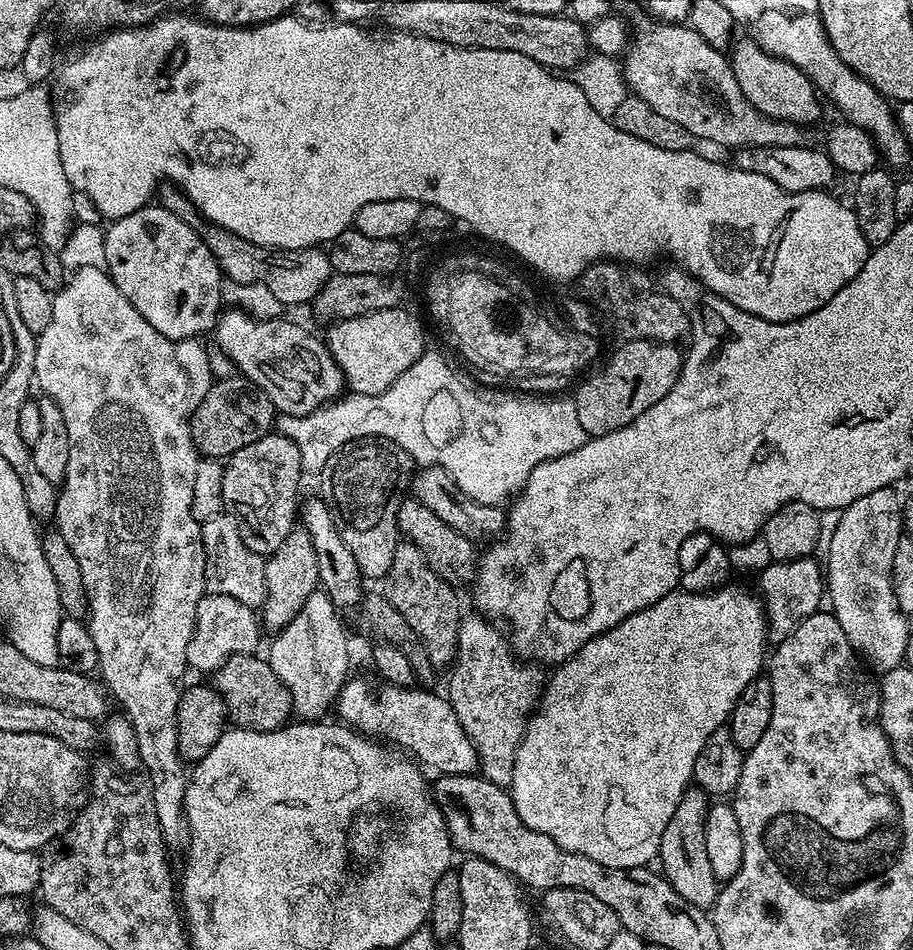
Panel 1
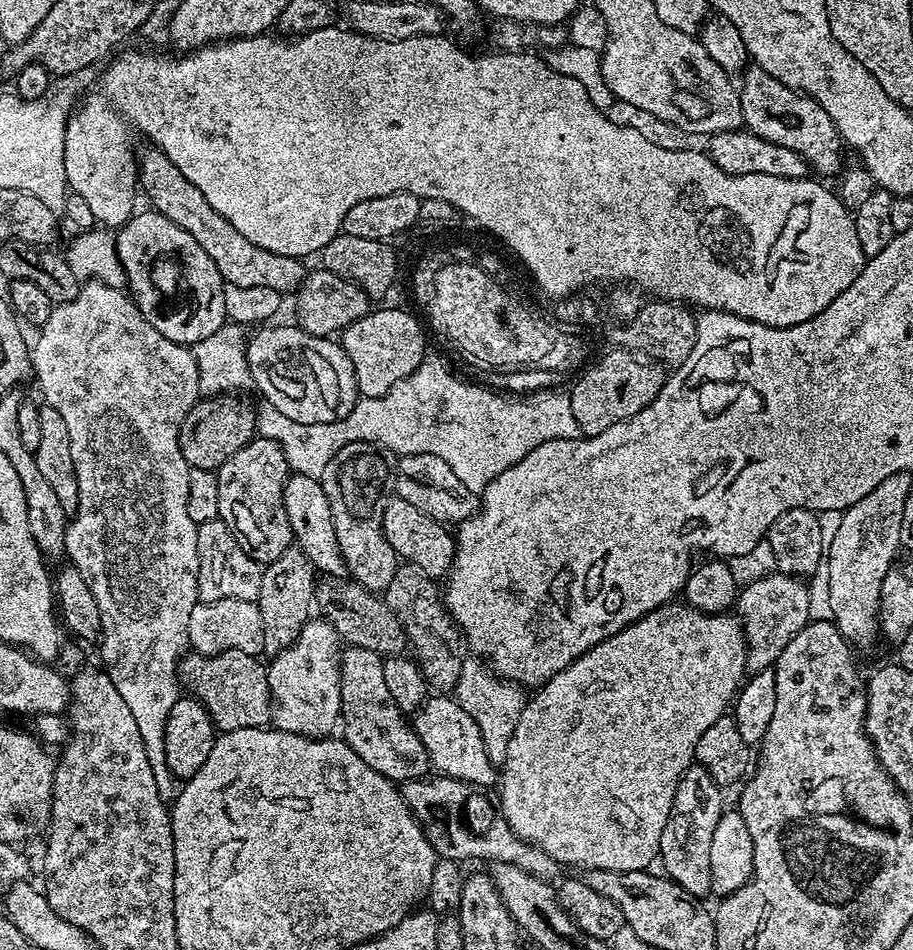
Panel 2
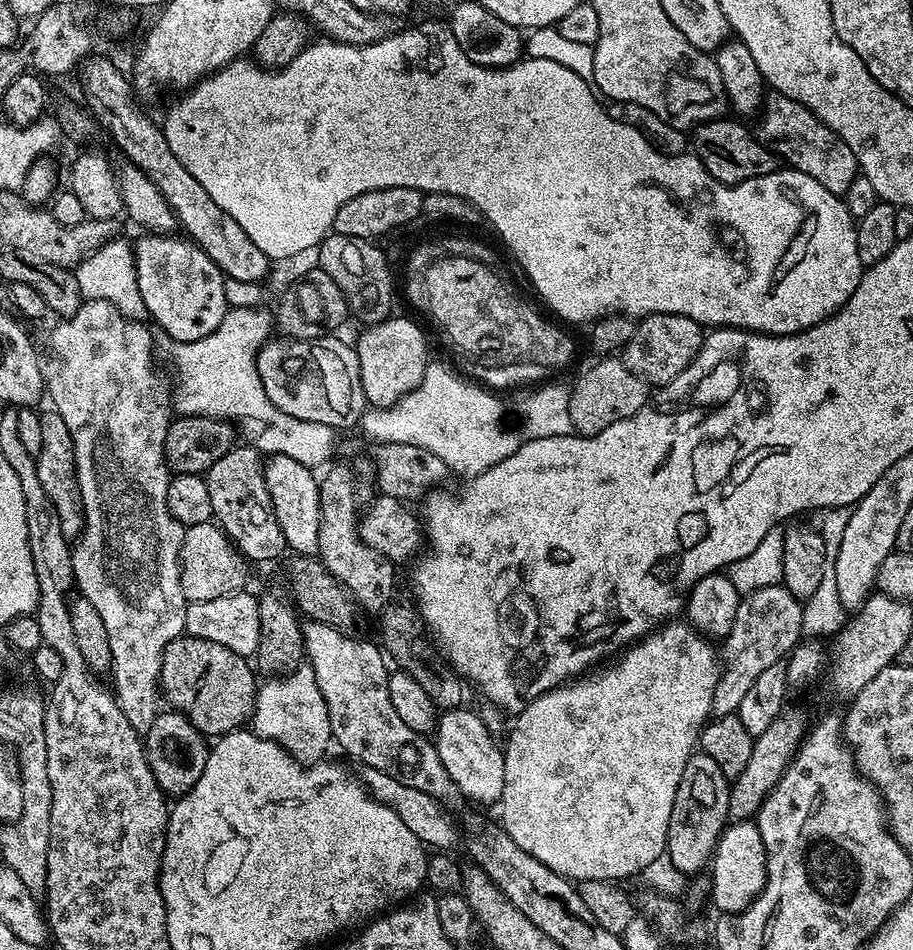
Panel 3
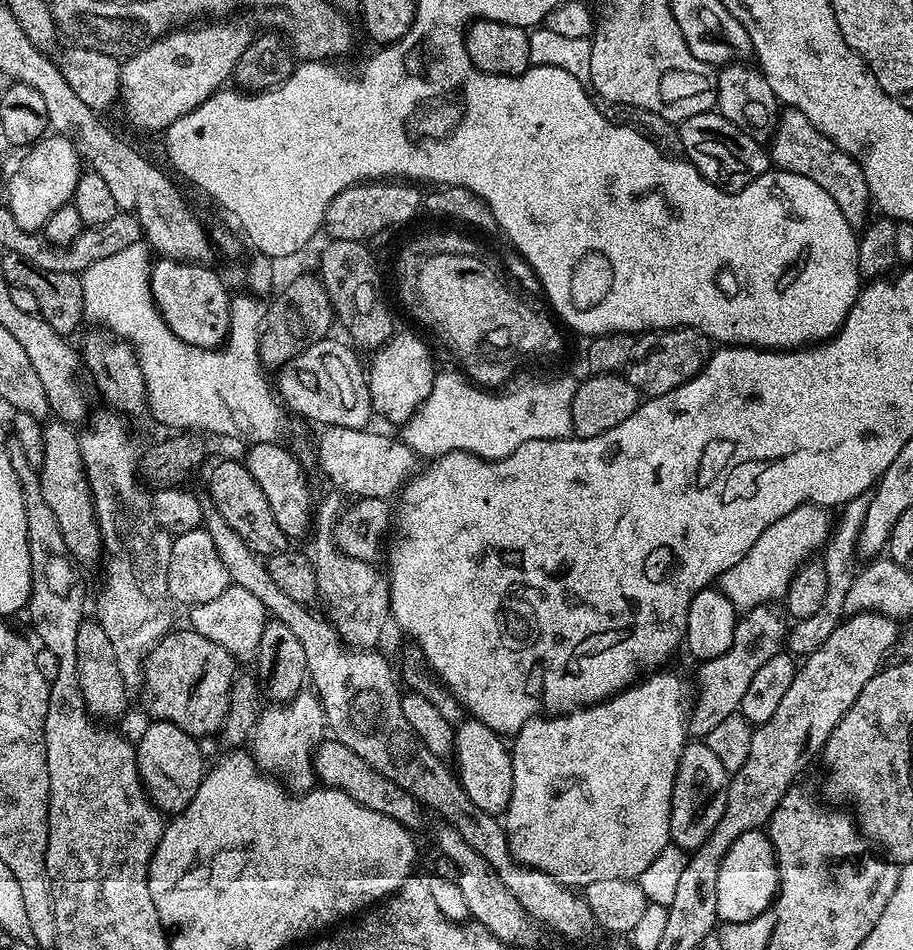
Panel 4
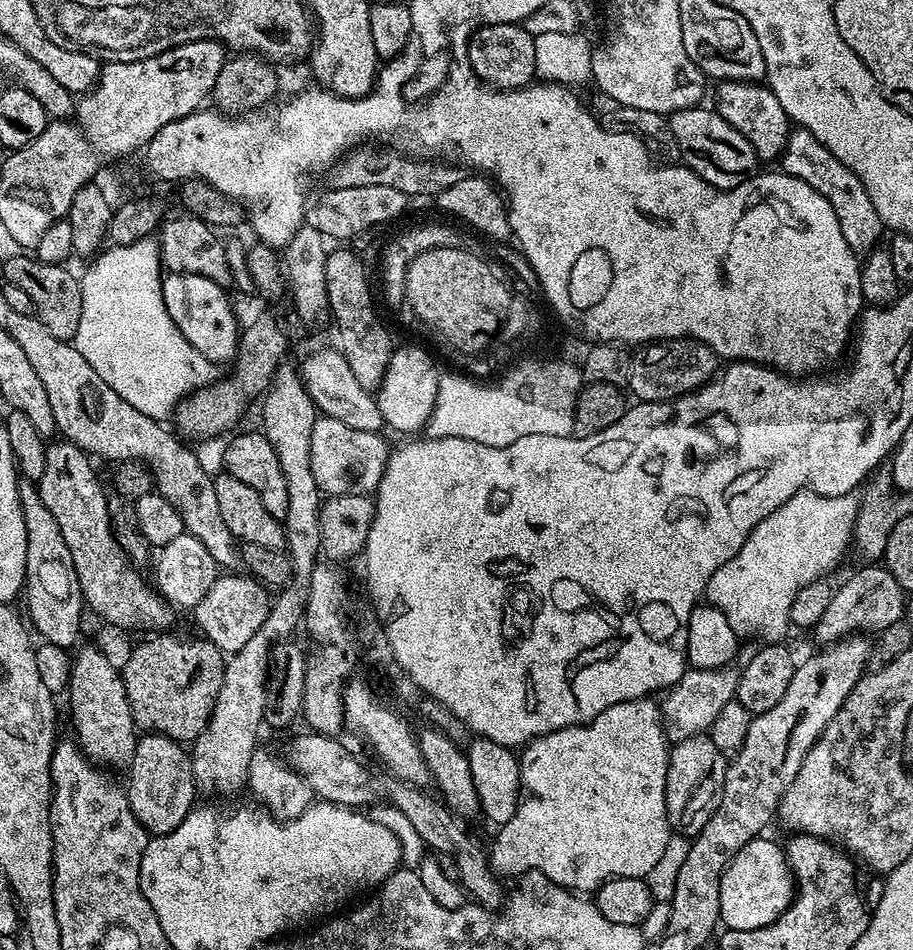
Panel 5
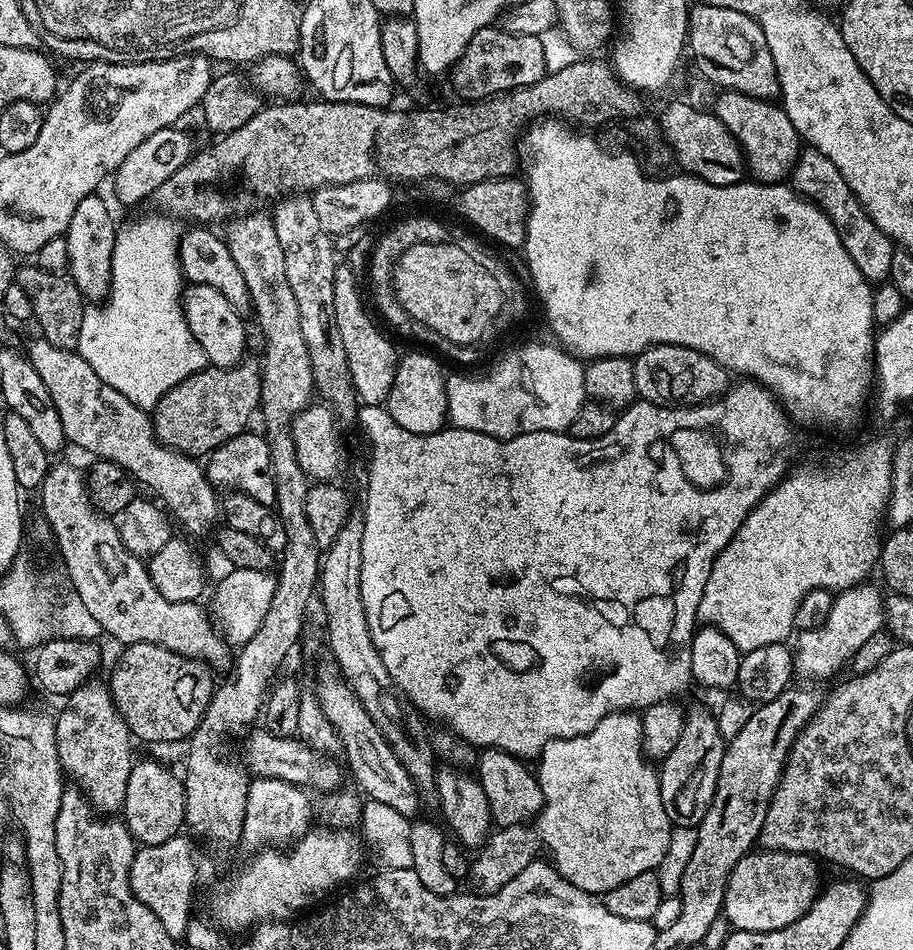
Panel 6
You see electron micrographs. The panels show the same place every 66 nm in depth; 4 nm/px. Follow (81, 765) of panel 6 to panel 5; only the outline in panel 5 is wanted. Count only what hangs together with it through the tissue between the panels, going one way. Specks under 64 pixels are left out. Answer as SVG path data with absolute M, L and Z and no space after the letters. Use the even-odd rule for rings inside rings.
M84 648L71 657L67 696L72 728L76 731L74 739L80 751L97 766L123 769L131 764L138 729L132 717L130 702L126 698L121 669L117 665L116 668L112 665L111 658L102 649Z

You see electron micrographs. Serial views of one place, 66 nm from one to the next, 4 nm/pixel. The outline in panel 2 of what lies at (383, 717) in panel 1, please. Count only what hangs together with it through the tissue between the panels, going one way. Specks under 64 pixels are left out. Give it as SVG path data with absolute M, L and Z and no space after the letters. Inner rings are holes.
M432 694L416 709L411 717L412 728L418 734L422 746L426 746L428 763L439 775L449 776L466 782L469 786L487 789L498 780L498 768L490 762L486 754L486 742L482 742L482 732L474 723L474 718L462 710L462 706L451 695Z

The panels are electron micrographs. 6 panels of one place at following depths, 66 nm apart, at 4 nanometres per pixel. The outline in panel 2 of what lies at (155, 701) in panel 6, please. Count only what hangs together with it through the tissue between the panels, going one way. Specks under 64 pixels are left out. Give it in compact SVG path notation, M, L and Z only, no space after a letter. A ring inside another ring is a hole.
M226 650L213 656L189 651L181 655L178 680L187 695L195 696L204 705L221 733L262 728L271 721L272 695L268 670L260 656L242 654L242 650Z

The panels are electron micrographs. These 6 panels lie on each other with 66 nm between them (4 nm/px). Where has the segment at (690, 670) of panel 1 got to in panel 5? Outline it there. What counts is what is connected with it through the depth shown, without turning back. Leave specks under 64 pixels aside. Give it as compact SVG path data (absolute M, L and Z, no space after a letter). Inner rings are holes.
M652 698L643 700L627 700L621 704L610 706L598 714L589 724L576 724L573 728L563 728L547 732L544 736L538 736L535 740L529 740L523 745L518 756L520 765L520 778L523 791L528 791L528 797L517 803L510 822L499 825L496 841L490 847L490 867L497 877L513 876L519 878L526 872L541 872L546 874L555 884L561 888L569 889L577 894L592 894L597 888L614 878L638 878L647 877L650 870L658 863L658 858L666 851L666 842L670 835L670 827L666 808L666 780L667 764L670 751L670 741L665 735L664 725L661 723L661 709L657 701Z

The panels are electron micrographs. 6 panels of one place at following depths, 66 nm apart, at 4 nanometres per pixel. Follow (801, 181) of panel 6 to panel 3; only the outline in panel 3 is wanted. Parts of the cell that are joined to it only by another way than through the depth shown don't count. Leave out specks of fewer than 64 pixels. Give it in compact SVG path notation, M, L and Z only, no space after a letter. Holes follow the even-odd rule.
M772 94L759 109L759 116L759 139L787 167L810 174L814 182L822 182L822 186L826 186L826 190L836 196L843 197L844 192L851 190L856 176L858 180L858 165L850 146L846 146L846 142L842 142L842 138L834 134L834 130L827 128L806 106L802 106L802 102Z

